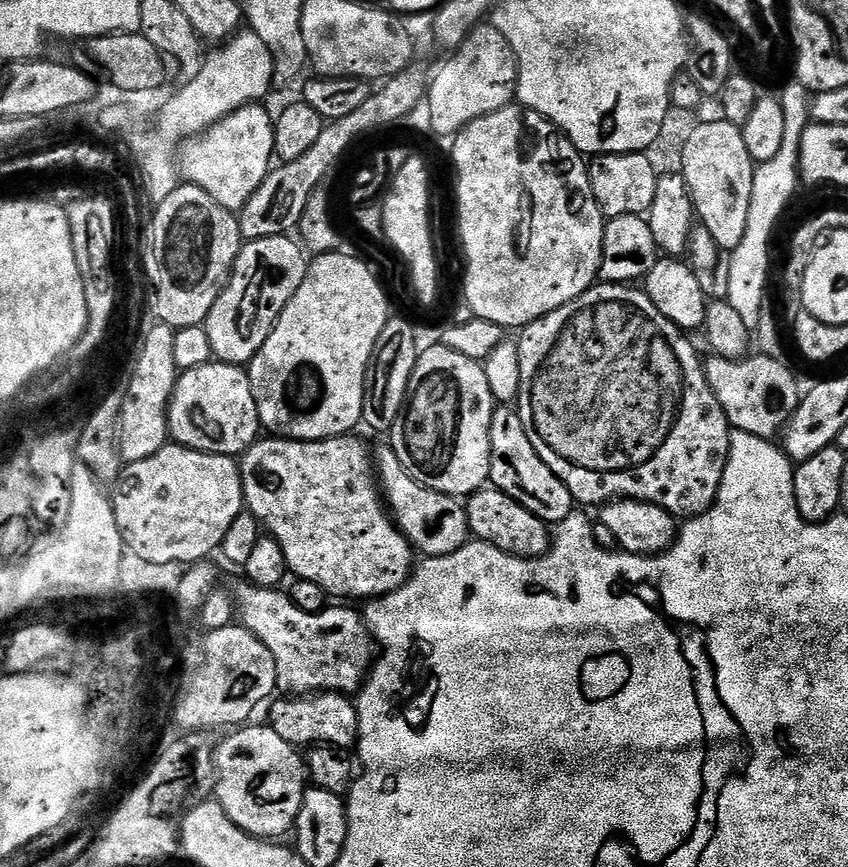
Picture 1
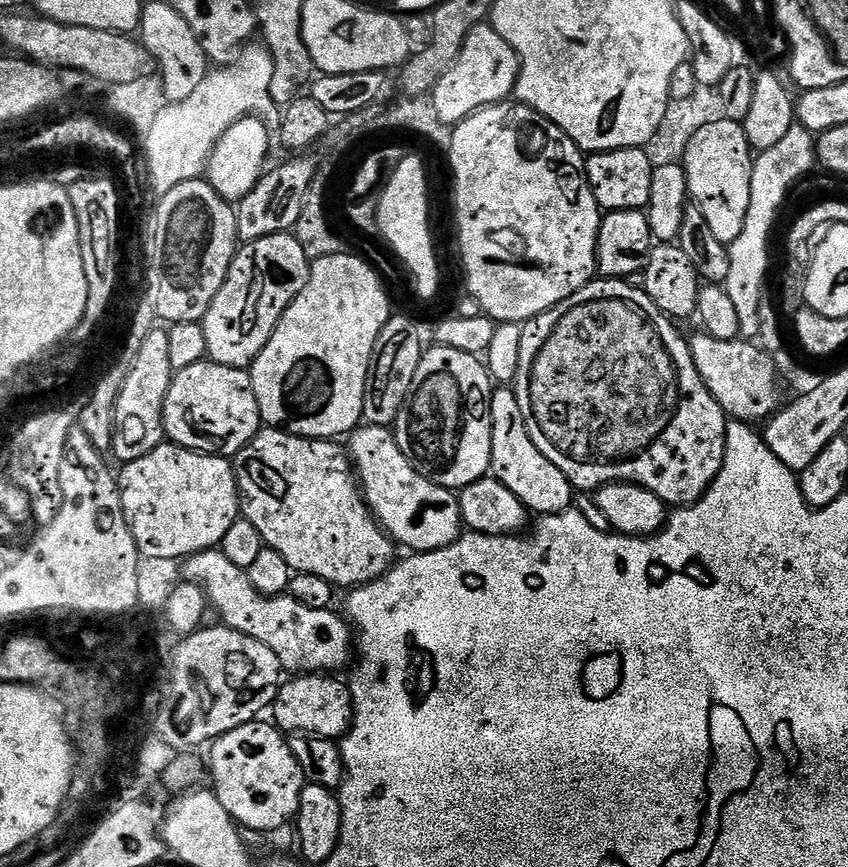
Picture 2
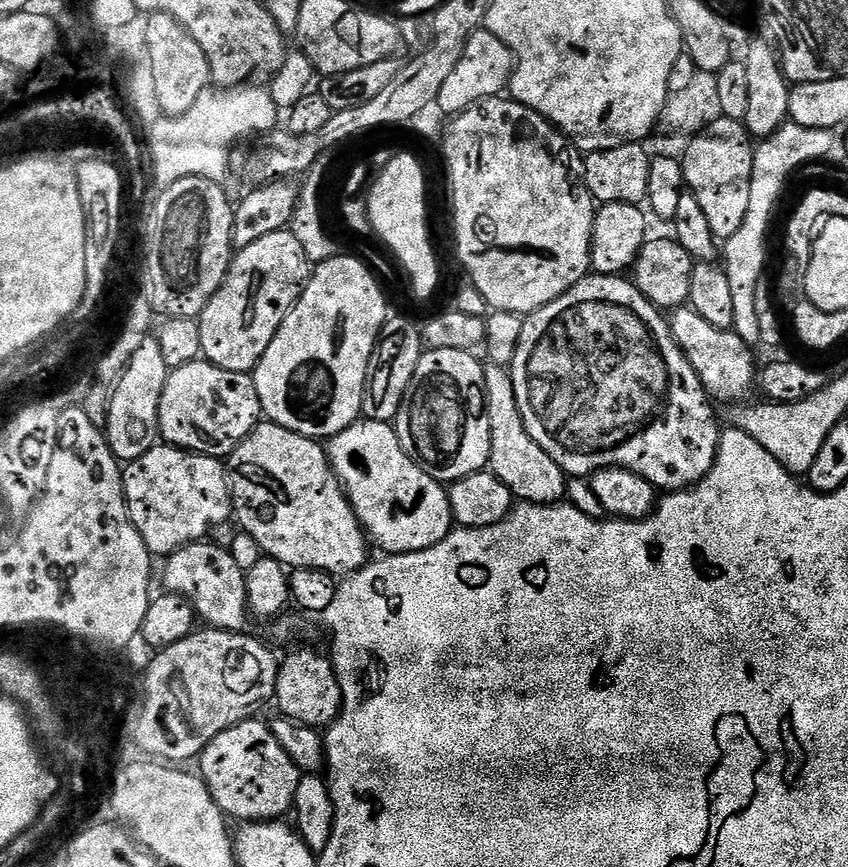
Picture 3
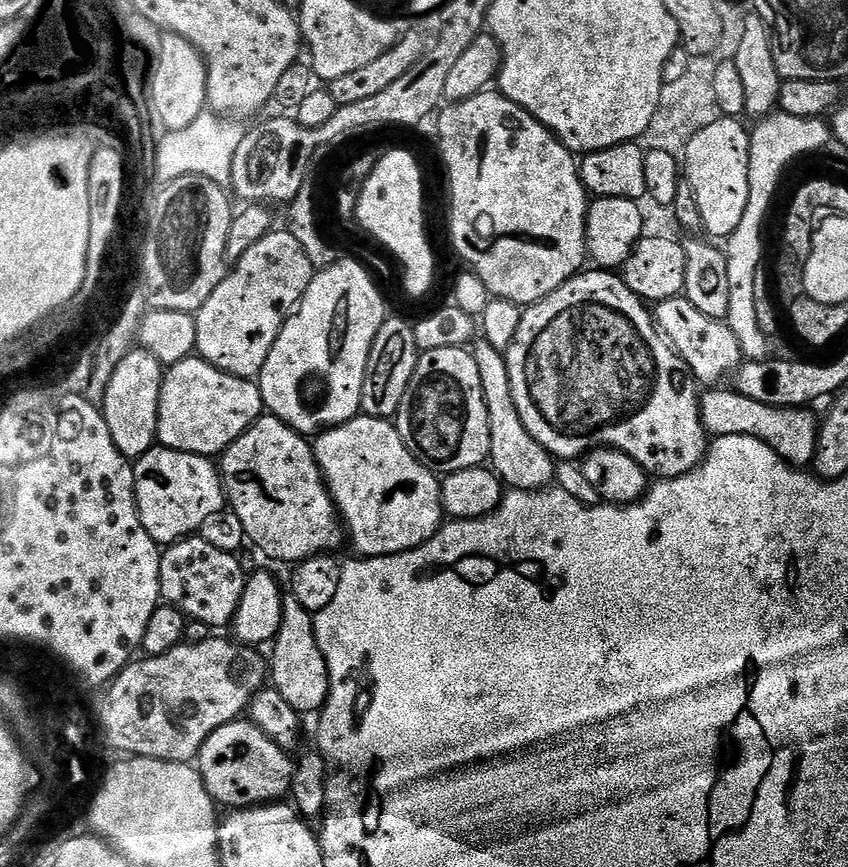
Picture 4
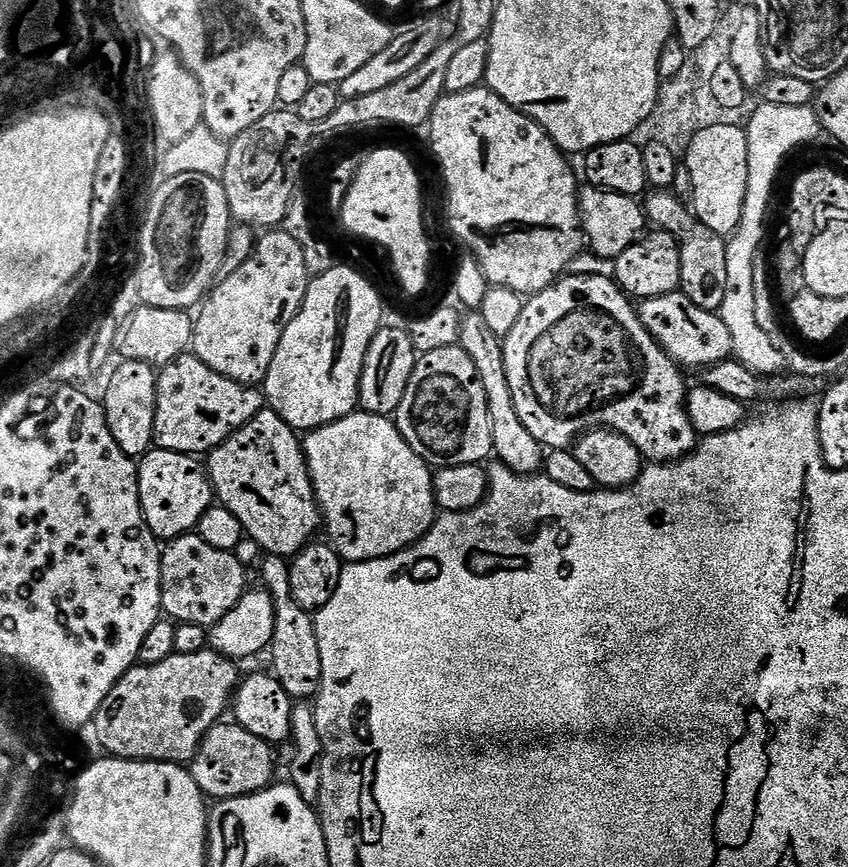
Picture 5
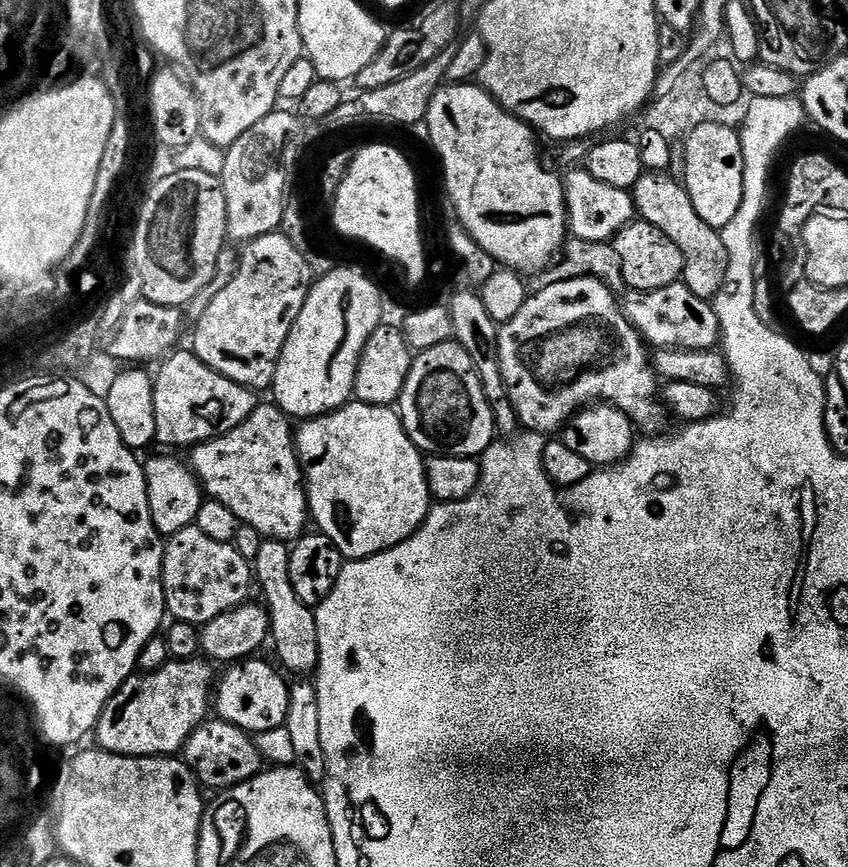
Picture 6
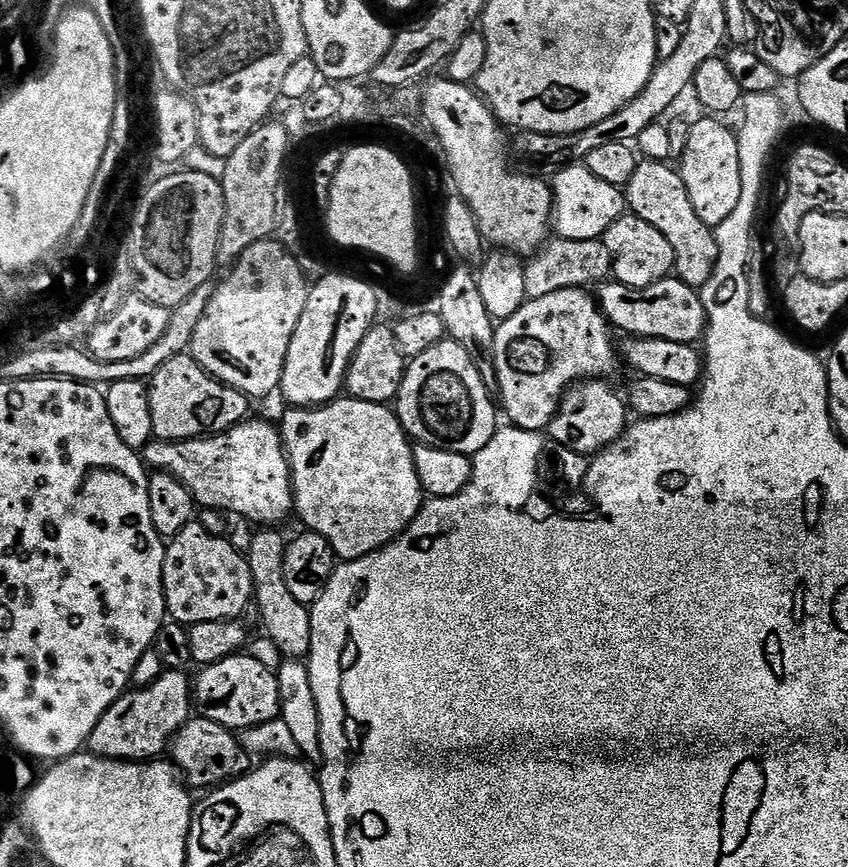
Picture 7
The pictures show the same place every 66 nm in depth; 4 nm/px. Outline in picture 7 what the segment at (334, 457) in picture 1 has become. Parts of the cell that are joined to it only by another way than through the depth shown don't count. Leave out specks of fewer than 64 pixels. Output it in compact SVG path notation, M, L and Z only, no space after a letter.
M245 419L215 436L174 441L153 438L142 450L142 459L149 469L169 472L184 483L201 509L233 512L260 524L256 526L280 526L294 512L292 467L288 465L279 427L252 419Z

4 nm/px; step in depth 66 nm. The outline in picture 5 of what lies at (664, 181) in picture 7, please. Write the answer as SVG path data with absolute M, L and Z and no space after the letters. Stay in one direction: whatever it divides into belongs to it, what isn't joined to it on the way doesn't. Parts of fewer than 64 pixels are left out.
M656 190L643 201L642 207L653 229L668 232L678 242L682 258L682 274L679 291L694 302L694 306L702 306L702 310L719 313L726 298L726 250L725 237L714 234L698 219L695 212L685 201L668 190Z

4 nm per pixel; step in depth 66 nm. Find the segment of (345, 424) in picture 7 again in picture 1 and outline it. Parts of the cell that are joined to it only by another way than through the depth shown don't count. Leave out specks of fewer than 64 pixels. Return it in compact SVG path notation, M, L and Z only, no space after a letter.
M390 446L375 449L374 467L378 473L378 483L382 495L400 531L411 542L413 549L425 557L454 554L463 544L468 543L468 510L457 497L422 486L398 462L398 454Z

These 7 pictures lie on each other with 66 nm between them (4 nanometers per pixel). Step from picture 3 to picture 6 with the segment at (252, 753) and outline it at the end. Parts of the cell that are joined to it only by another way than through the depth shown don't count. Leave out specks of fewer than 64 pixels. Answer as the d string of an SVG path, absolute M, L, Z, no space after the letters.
M219 718L209 719L194 730L191 738L184 743L182 759L195 772L197 781L205 789L227 790L236 784L245 784L262 771L262 757L255 739L238 726Z

